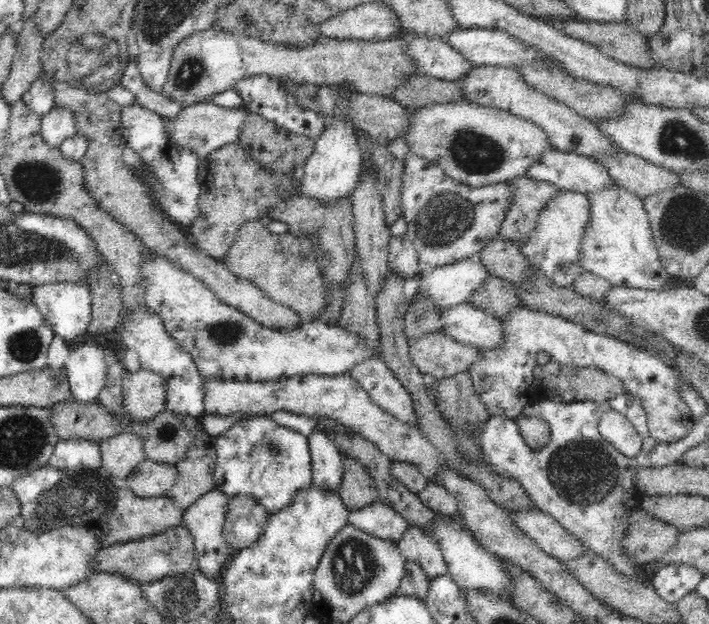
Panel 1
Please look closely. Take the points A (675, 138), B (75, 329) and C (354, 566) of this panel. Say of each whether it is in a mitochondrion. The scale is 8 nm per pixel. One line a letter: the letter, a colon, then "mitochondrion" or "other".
A: mitochondrion
B: other
C: mitochondrion

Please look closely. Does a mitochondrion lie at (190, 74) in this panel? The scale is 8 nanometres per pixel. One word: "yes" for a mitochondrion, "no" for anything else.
yes

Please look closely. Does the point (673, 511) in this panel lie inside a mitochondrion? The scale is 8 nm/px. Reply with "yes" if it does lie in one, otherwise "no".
no

